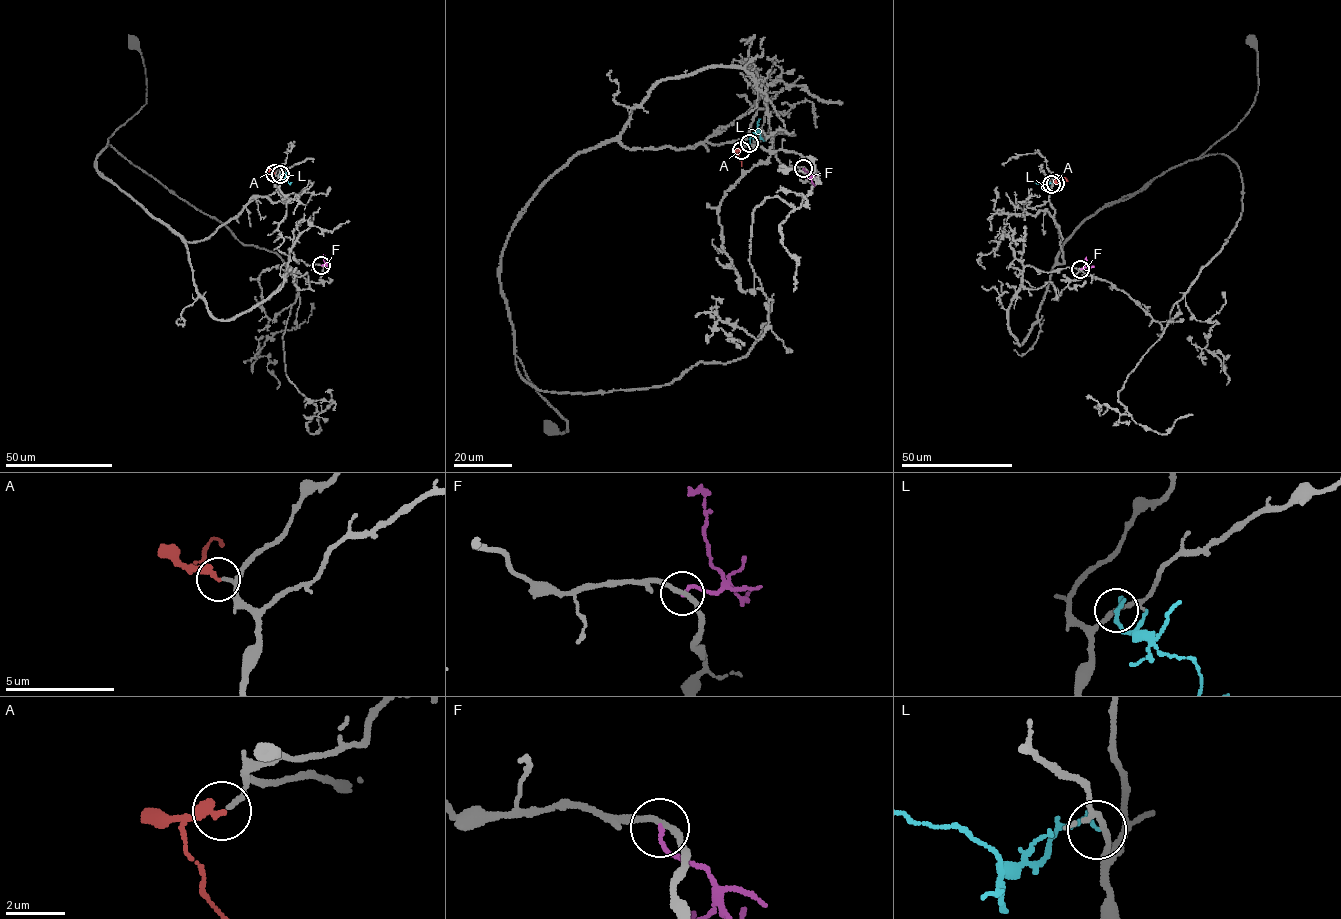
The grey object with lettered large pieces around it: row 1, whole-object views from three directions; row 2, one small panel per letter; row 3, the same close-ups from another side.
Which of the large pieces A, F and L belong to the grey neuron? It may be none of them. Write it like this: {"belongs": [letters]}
{"belongs": ["A"]}

